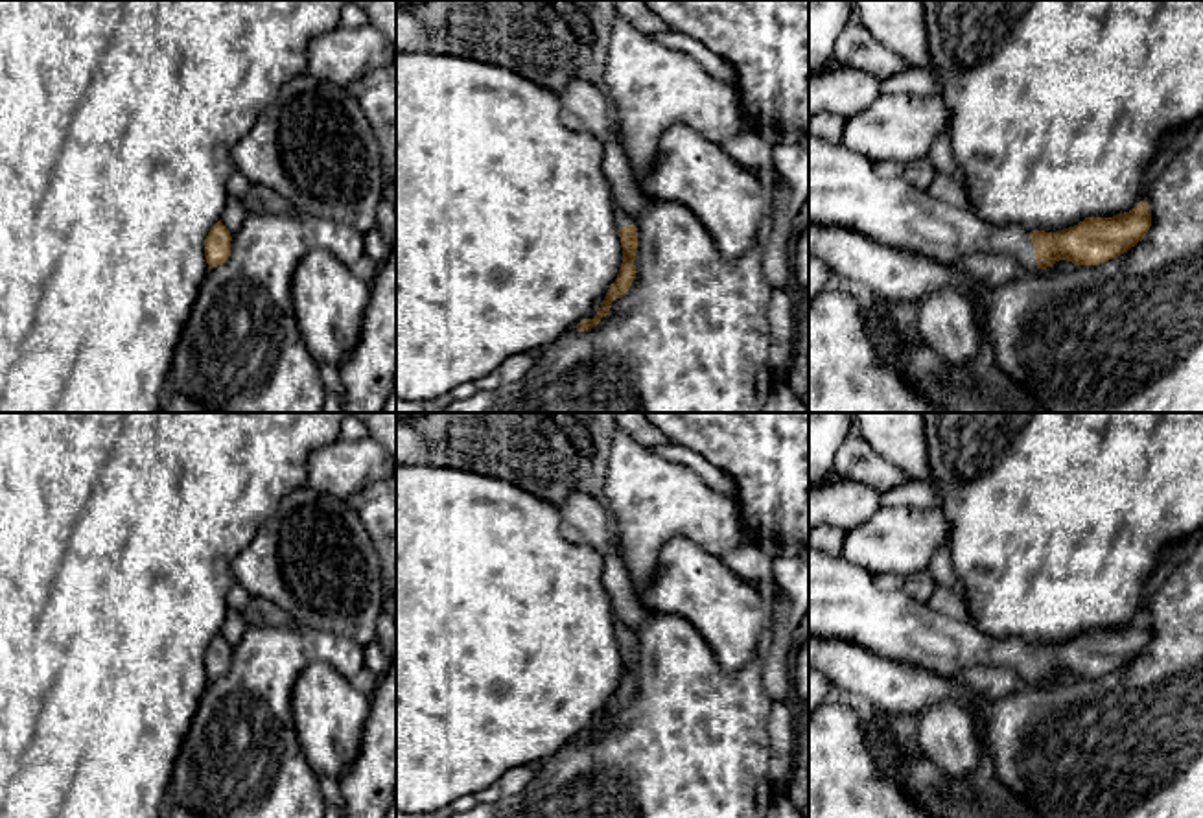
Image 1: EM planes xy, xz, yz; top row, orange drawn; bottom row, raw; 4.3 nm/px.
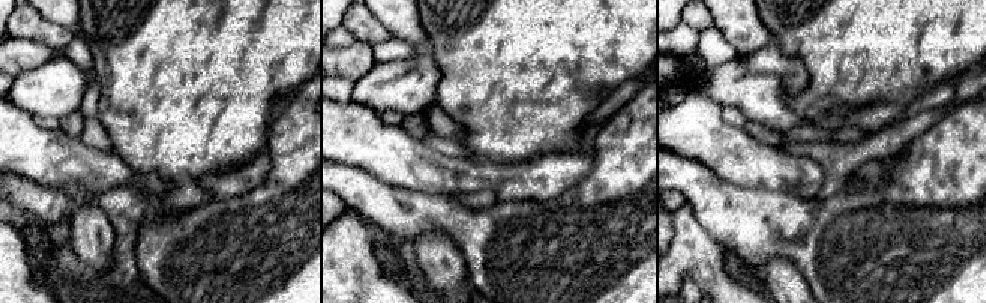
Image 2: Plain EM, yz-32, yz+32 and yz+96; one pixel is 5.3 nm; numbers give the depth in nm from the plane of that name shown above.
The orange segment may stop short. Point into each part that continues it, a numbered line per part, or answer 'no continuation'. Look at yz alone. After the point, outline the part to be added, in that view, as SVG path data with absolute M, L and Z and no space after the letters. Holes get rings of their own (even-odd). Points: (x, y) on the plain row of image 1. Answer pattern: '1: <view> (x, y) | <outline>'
1: yz (844, 601) | M809 549L809 636L847 641L881 658L952 676L965 667L1008 667L1022 684L1037 684L1030 643L995 639L975 623L956 621L917 602L903 588L882 590L875 575L842 556Z

